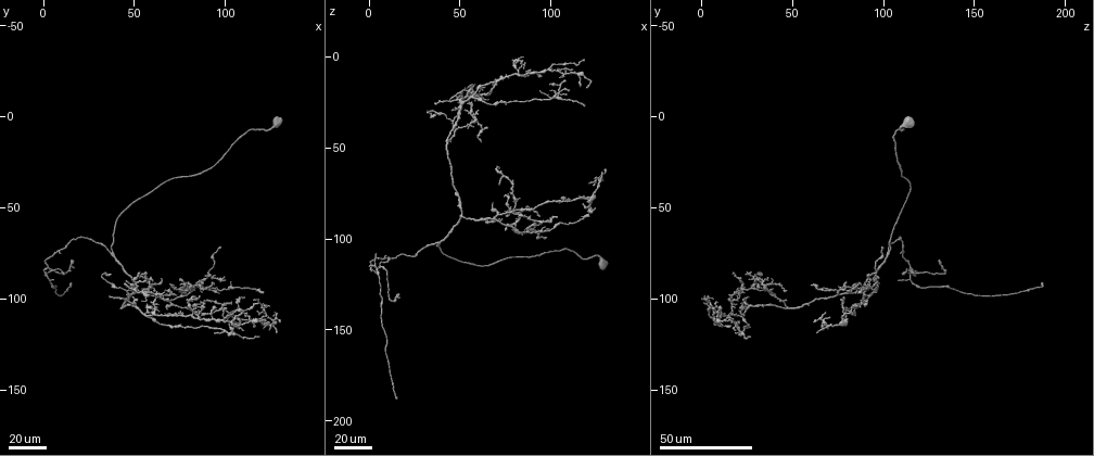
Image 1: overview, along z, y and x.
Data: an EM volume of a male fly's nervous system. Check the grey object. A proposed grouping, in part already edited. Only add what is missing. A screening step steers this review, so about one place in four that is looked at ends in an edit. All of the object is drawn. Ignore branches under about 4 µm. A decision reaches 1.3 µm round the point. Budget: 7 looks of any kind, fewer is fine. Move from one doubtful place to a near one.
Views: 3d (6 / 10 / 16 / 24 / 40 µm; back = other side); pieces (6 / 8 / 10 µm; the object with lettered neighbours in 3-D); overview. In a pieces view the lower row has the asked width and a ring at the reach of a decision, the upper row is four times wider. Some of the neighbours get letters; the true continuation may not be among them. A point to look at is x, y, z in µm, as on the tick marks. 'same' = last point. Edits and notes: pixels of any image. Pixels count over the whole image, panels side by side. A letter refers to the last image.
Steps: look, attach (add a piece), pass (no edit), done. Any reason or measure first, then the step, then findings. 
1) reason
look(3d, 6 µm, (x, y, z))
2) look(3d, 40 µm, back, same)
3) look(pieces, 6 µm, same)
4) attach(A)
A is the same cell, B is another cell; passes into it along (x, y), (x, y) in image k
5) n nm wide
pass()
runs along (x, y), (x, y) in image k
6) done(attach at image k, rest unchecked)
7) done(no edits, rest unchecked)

an open end
look(3d, 24 µm, (38, 86, 31))

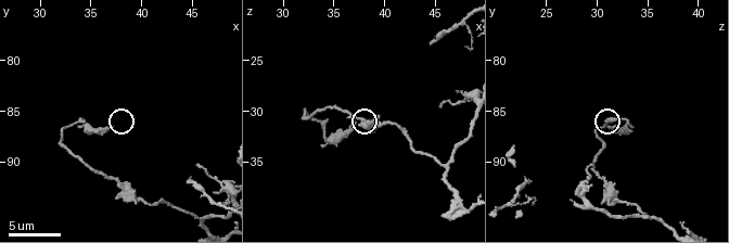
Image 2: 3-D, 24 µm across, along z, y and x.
what lies round it
look(pieces, 8 µm, (37.0, 86.6, 31.0))

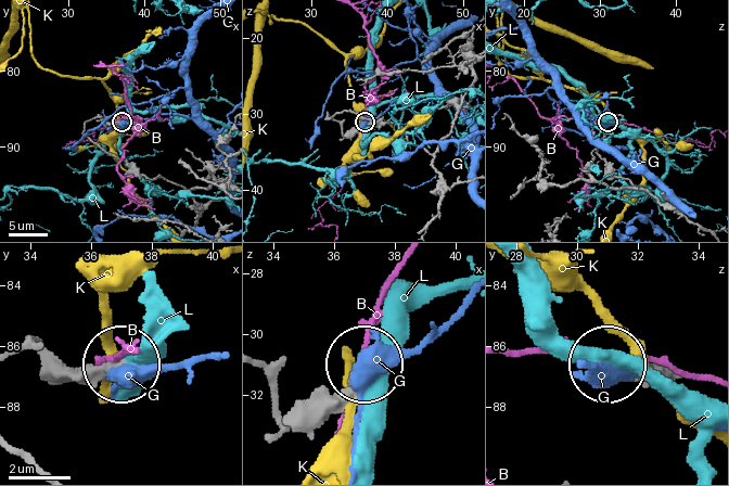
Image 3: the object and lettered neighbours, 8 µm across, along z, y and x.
pass()
B, G, K and L are other cells; no lettered piece goes on from it

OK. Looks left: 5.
branch stops here
look(3d, 40 µm, (93, 120, 20))

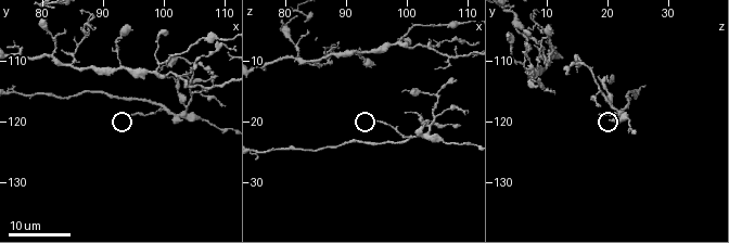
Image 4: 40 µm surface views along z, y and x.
what lies round it
look(pieces, 6 µm, (94.0, 119.0, 19.0))

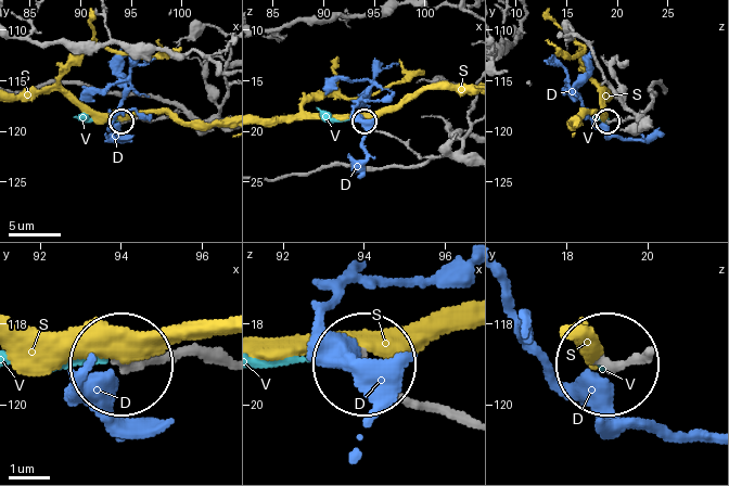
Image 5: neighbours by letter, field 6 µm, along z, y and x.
attach(V)
V is the same cell, D and S are other cells; passes into it along (207, 354), (21, 360) in image 5; the neuron continues

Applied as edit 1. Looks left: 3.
look(overview)

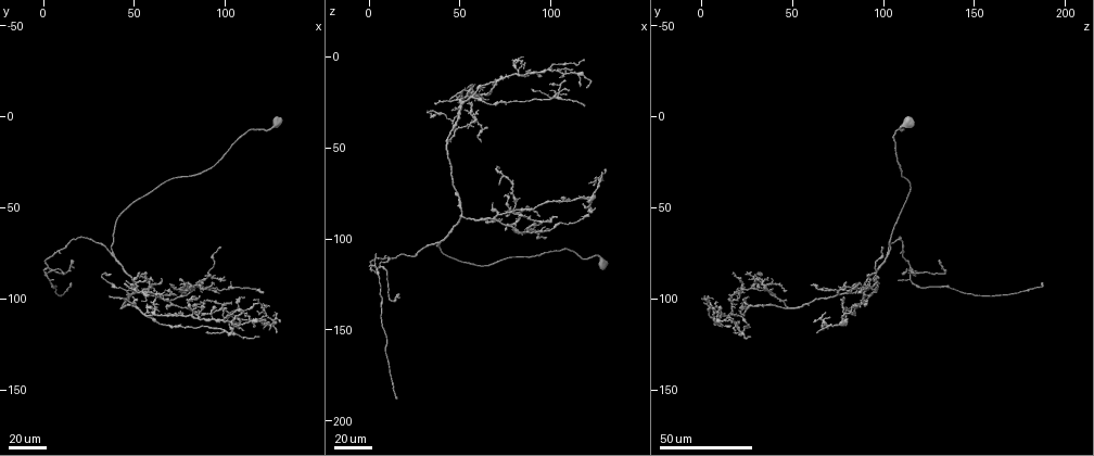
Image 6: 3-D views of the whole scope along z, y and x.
an open end
look(3d, 40 µm, (94, 91, 87))

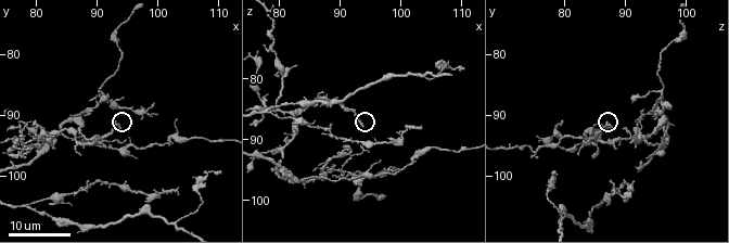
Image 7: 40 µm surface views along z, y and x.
what lies round it
look(pieces, 8 µm, (93.5, 92.0, 87.5))

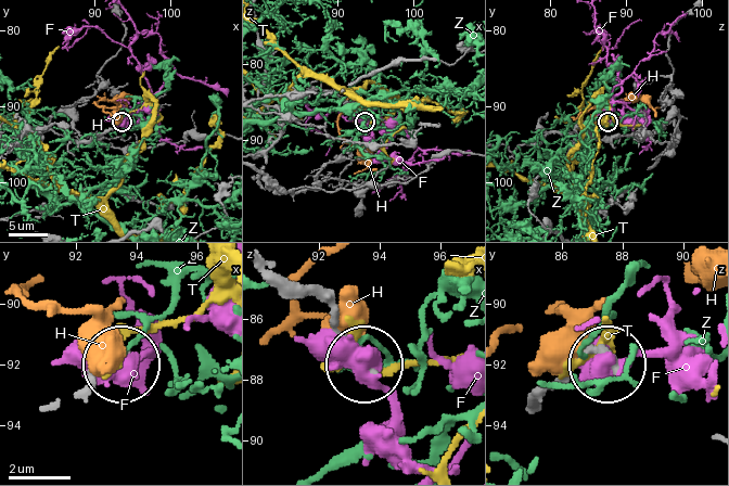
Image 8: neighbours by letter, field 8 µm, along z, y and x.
pass()
F, H, T and Z are other cells; runs along (265, 261), (319, 304), (366, 366) in image 8; no lettered piece goes on from it

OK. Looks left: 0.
done(attach at image 5, rest unchecked)

